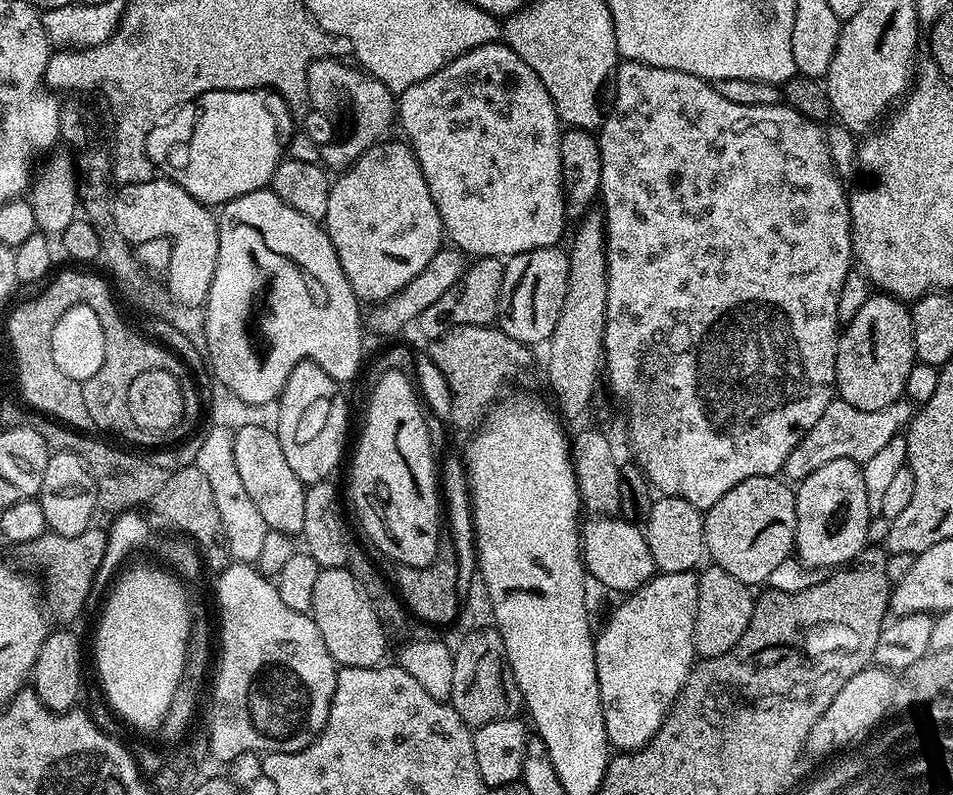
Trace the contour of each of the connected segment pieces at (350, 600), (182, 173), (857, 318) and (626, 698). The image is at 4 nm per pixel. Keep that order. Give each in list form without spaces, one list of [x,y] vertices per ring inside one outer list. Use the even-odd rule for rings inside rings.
[[[347,566],[321,568],[314,585],[310,615],[318,626],[318,634],[322,634],[322,642],[326,642],[326,650],[330,650],[332,659],[340,668],[374,668],[385,659],[389,637],[378,622],[378,614],[374,614],[374,606],[362,582],[350,574]]]
[[[251,88],[241,92],[207,92],[182,106],[171,120],[150,130],[146,138],[146,150],[157,170],[182,186],[182,190],[193,196],[199,204],[223,206],[234,198],[242,198],[242,194],[259,192],[271,185],[274,170],[282,159],[280,131],[284,124],[293,123],[293,120],[284,99],[267,88]]]
[[[887,294],[869,295],[868,301],[863,304],[854,314],[854,318],[843,325],[842,331],[836,341],[836,390],[839,399],[850,402],[858,410],[882,410],[886,406],[893,404],[895,400],[904,396],[906,378],[910,375],[910,370],[918,363],[916,351],[914,350],[914,330],[912,329],[912,314],[909,305],[905,301],[896,299],[895,296]]]
[[[695,571],[691,572],[660,572],[659,574],[647,580],[642,587],[637,588],[634,592],[629,592],[623,597],[624,600],[608,616],[608,621],[604,624],[604,629],[597,631],[594,636],[596,645],[596,669],[598,670],[598,694],[602,702],[602,718],[606,726],[608,743],[616,750],[635,750],[654,738],[654,734],[663,725],[664,720],[668,717],[668,711],[673,704],[680,699],[680,692],[688,682],[688,675],[692,673],[698,657],[696,647],[694,646],[694,626],[696,625],[696,607],[698,606],[698,576]]]

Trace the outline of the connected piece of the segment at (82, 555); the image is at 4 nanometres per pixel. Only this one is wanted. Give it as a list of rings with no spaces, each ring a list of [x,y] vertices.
[[[99,526],[90,527],[74,538],[46,531],[38,538],[34,538],[34,542],[23,545],[22,552],[25,558],[37,560],[44,567],[42,588],[46,593],[46,608],[55,619],[57,616],[60,620],[72,620],[83,610],[84,604],[89,603],[91,584],[106,552],[107,536],[107,531],[103,527],[100,529]]]

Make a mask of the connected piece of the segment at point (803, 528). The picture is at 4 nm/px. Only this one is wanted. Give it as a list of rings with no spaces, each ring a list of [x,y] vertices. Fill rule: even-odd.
[[[846,458],[826,462],[826,466],[818,466],[818,470],[814,470],[814,474],[799,481],[795,493],[798,526],[796,527],[794,552],[801,564],[805,564],[813,570],[832,570],[837,566],[847,565],[848,561],[855,558],[869,543],[868,527],[873,516],[870,514],[870,506],[866,498],[866,482],[861,465]]]

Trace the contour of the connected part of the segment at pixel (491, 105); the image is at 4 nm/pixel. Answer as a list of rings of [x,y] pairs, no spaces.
[[[503,42],[478,46],[442,66],[438,74],[430,74],[430,78],[422,78],[422,82],[414,82],[410,90],[399,93],[398,96],[398,124],[404,127],[407,143],[416,156],[418,166],[422,170],[422,178],[426,178],[426,186],[430,186],[430,198],[434,198],[434,206],[438,206],[438,214],[444,223],[447,239],[461,252],[472,258],[494,256],[507,258],[517,256],[523,252],[533,252],[539,248],[551,248],[559,245],[560,235],[566,225],[564,211],[564,183],[562,182],[562,166],[560,165],[560,134],[562,125],[560,115],[556,112],[554,102],[542,86],[542,78],[514,54],[514,50]]]

